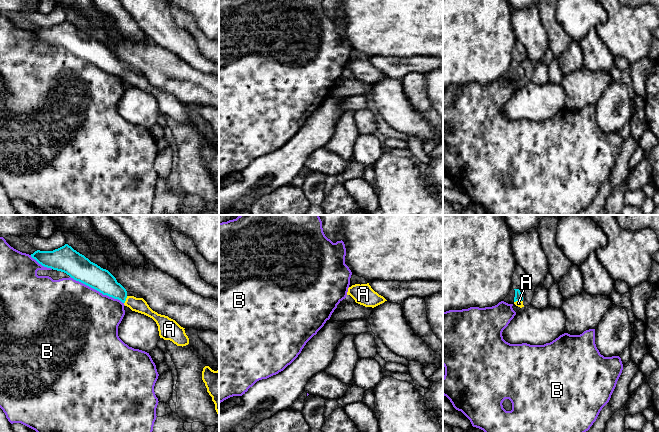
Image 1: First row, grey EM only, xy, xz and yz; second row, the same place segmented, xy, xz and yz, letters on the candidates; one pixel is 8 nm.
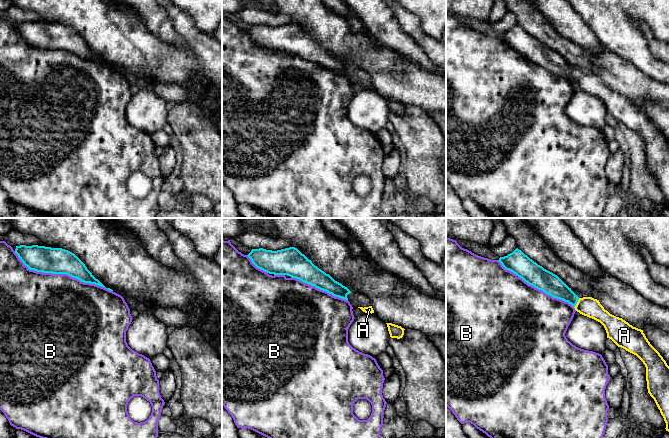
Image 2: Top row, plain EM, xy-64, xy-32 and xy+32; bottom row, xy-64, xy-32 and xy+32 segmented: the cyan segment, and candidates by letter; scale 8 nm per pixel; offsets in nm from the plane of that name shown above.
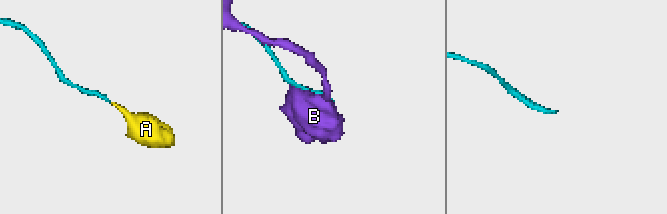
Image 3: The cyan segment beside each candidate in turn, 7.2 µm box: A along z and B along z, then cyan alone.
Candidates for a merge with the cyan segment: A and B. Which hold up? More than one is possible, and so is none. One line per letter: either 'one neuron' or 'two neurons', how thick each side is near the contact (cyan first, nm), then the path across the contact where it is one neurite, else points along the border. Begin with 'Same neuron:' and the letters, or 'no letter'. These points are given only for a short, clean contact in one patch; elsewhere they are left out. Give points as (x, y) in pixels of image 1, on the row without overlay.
Same neuron: A
A: one neuron | 180/120 nm | across xy (102, 56), (125, 76), (139, 81)
B: two neurons | 200/500 nm

